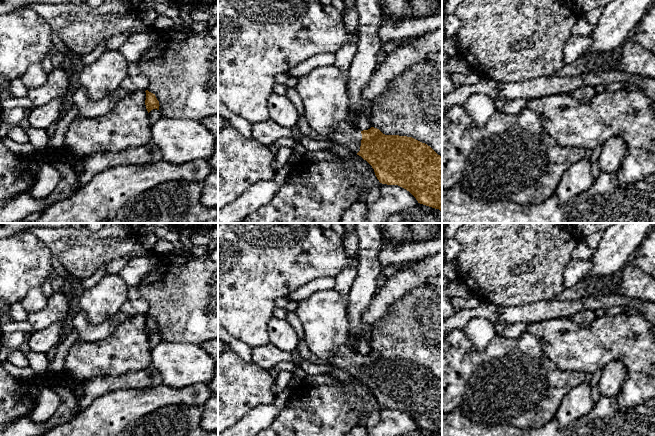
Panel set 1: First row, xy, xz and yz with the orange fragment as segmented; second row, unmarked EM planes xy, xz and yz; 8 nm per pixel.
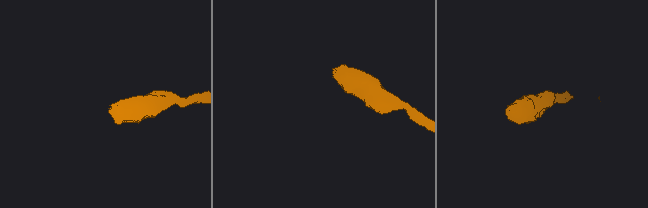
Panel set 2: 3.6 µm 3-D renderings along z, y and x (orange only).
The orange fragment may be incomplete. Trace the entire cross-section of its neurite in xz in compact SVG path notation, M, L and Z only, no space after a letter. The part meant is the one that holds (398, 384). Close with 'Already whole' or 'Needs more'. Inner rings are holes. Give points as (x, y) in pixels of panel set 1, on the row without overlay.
M304 340L299 341L296 352L301 359L316 365L331 365L348 372L372 390L380 407L398 409L409 415L418 427L442 435L442 380L427 368L412 361L385 359L374 351L360 355L346 345L339 347L335 355L327 360L313 354Z. Needs more

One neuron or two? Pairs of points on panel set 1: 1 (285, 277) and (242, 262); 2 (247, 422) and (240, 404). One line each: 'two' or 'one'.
1: one
2: two

